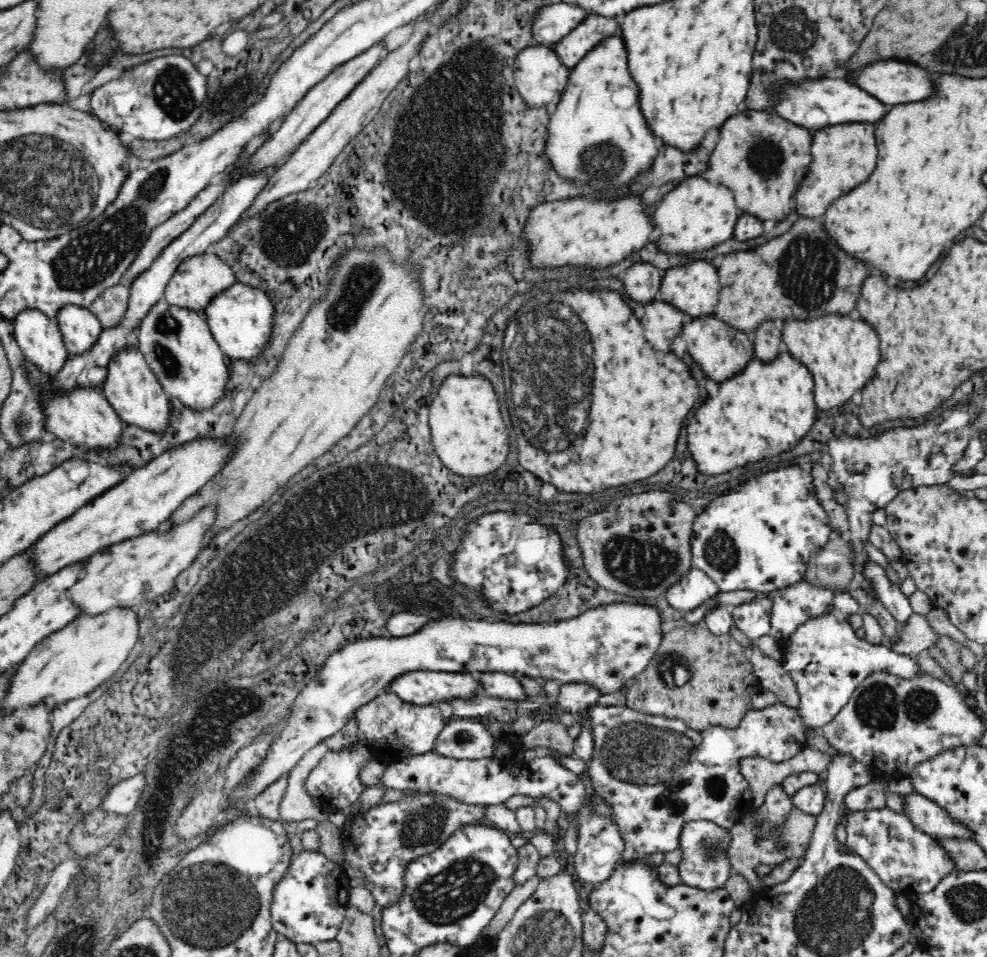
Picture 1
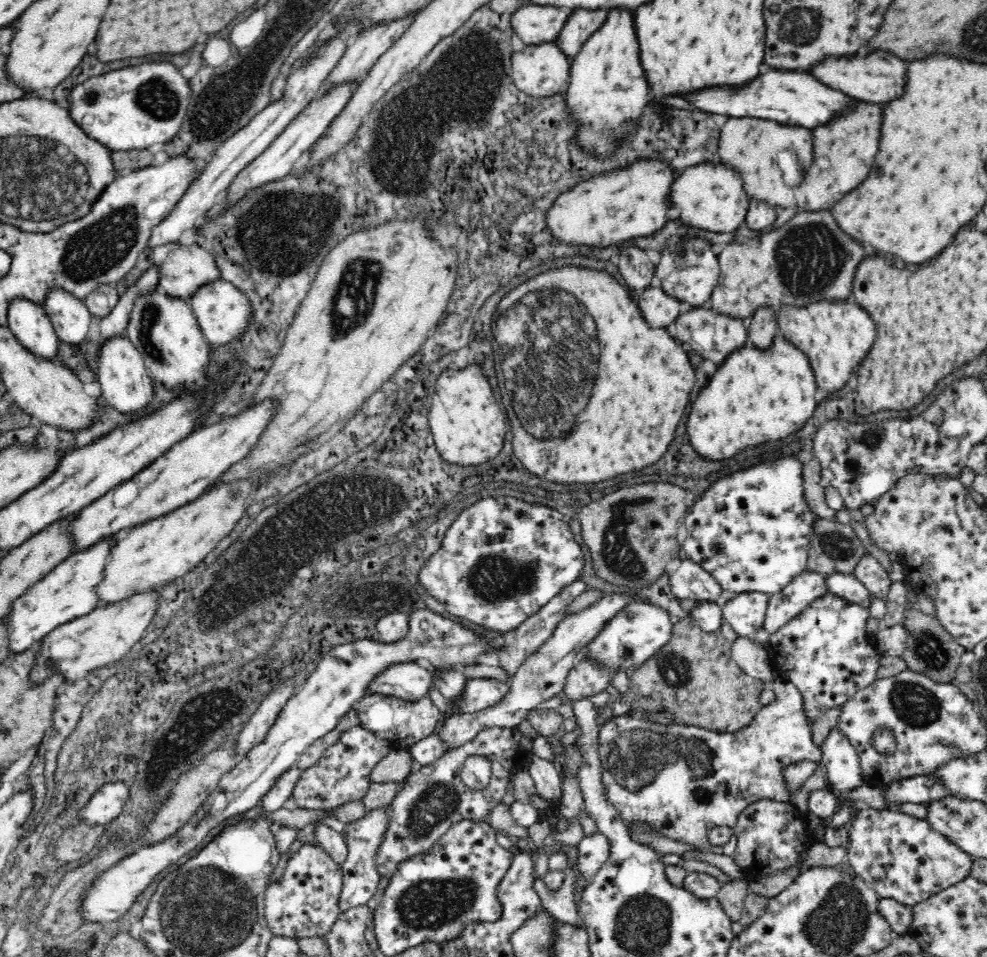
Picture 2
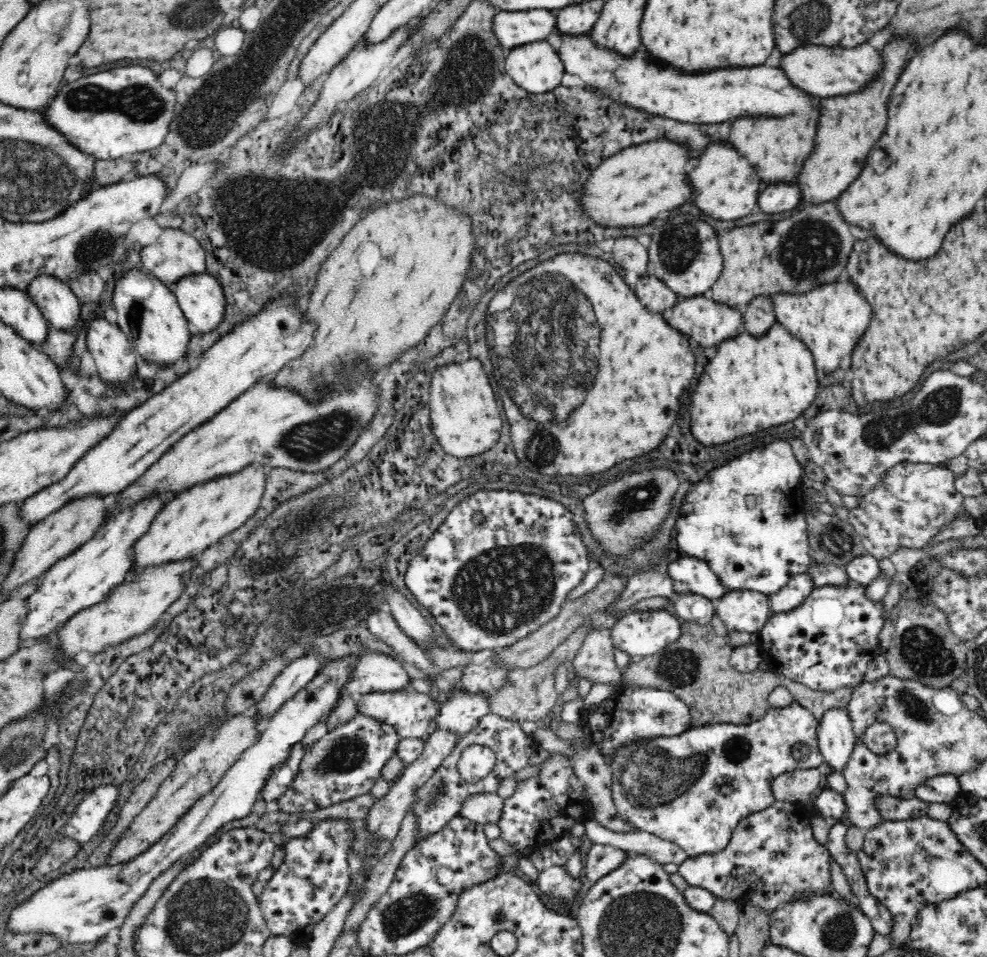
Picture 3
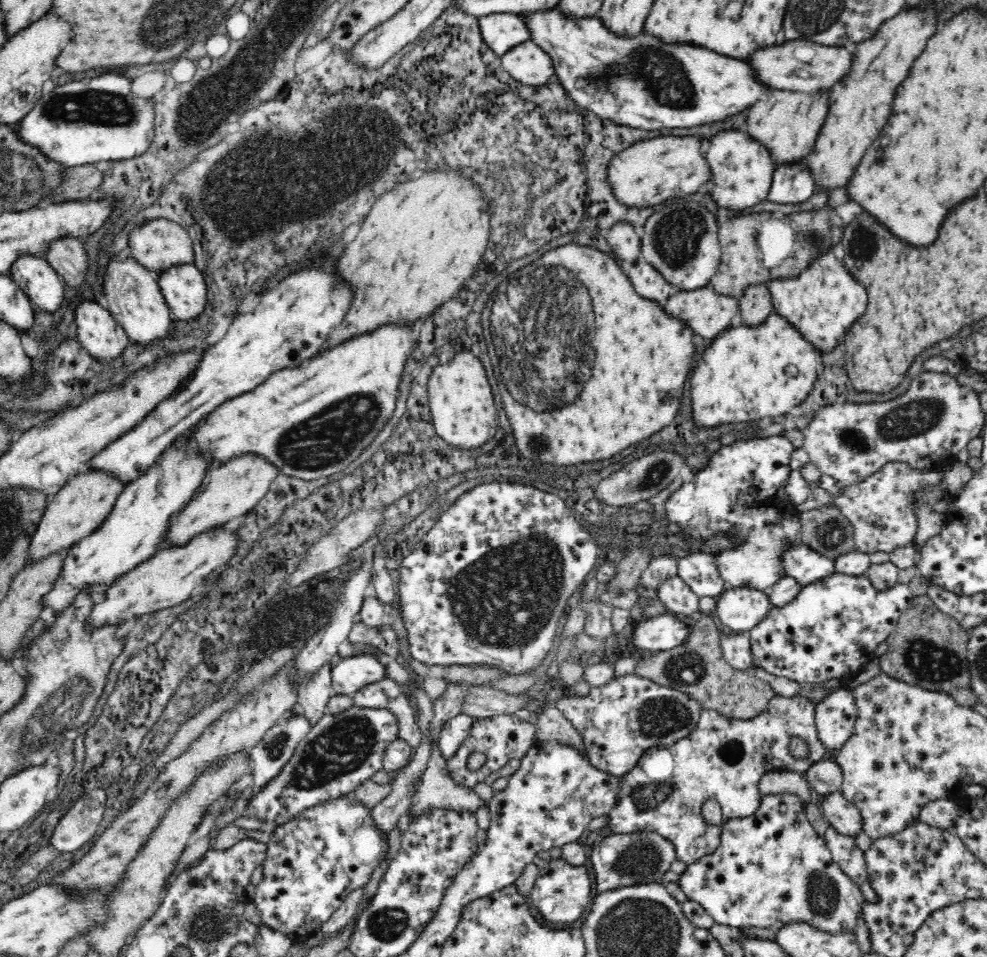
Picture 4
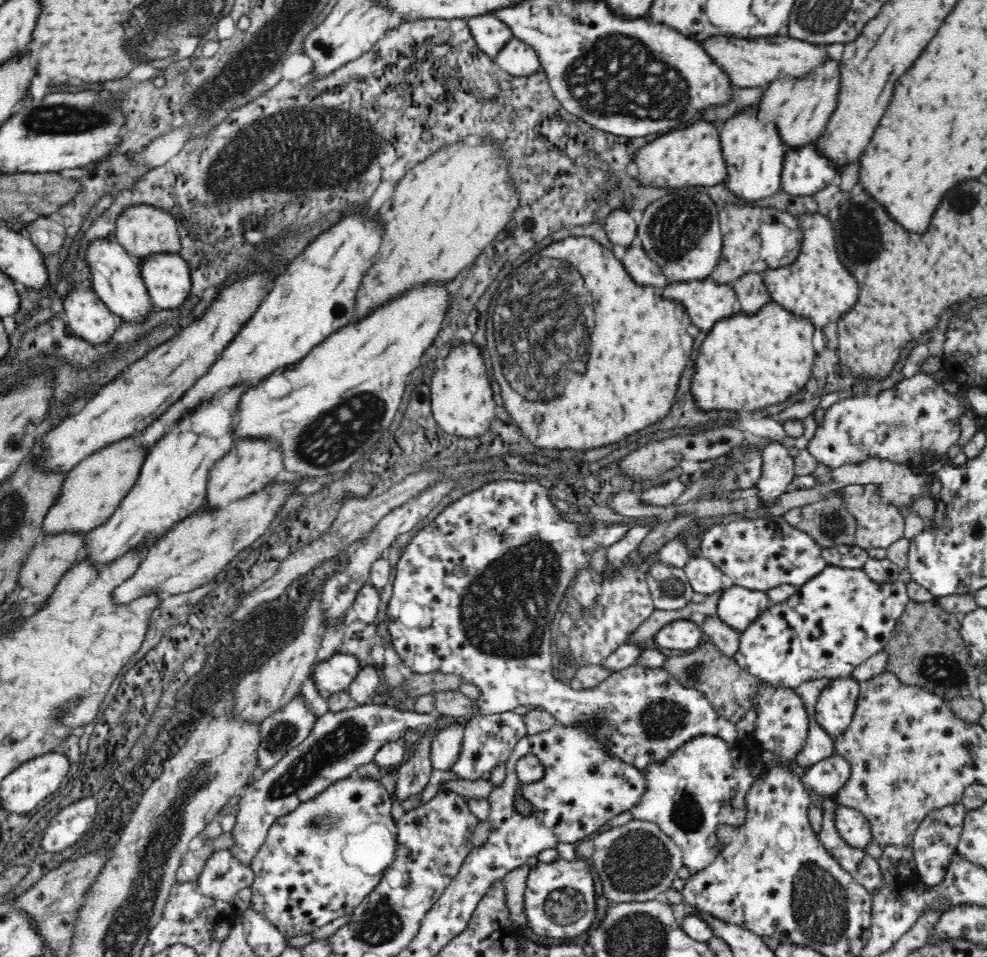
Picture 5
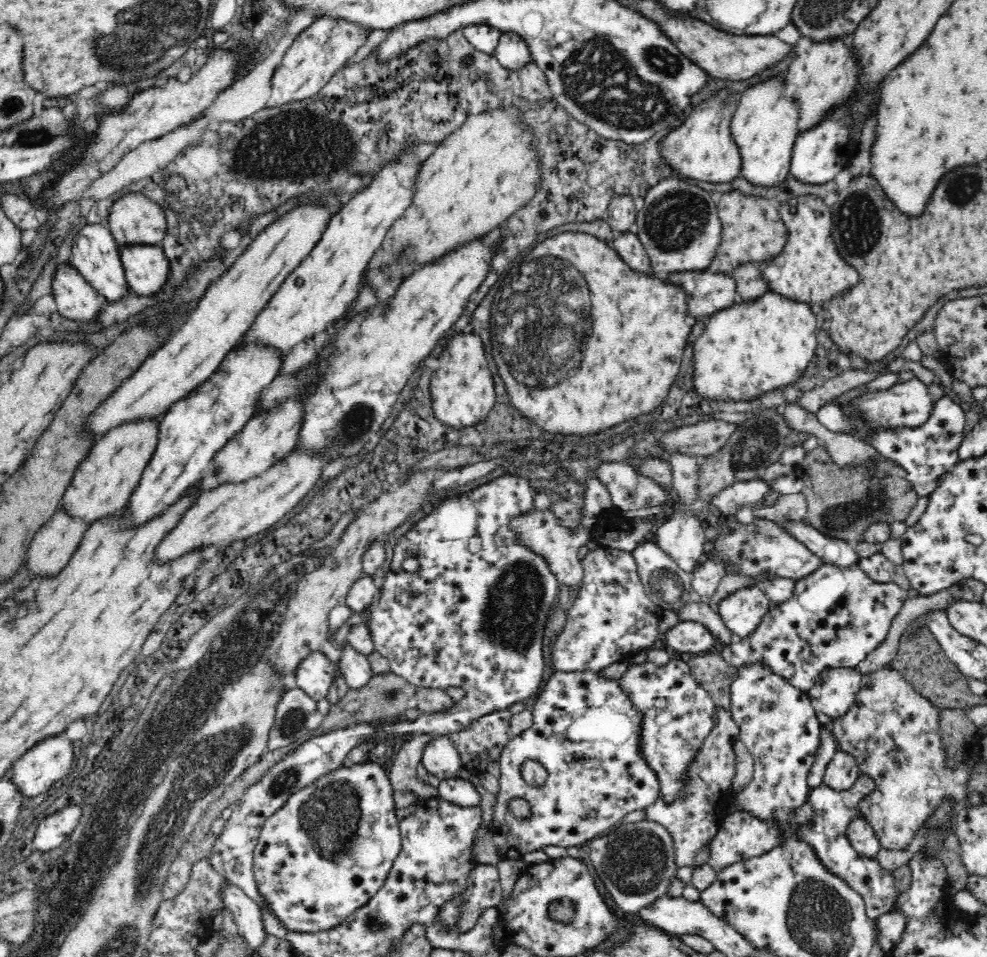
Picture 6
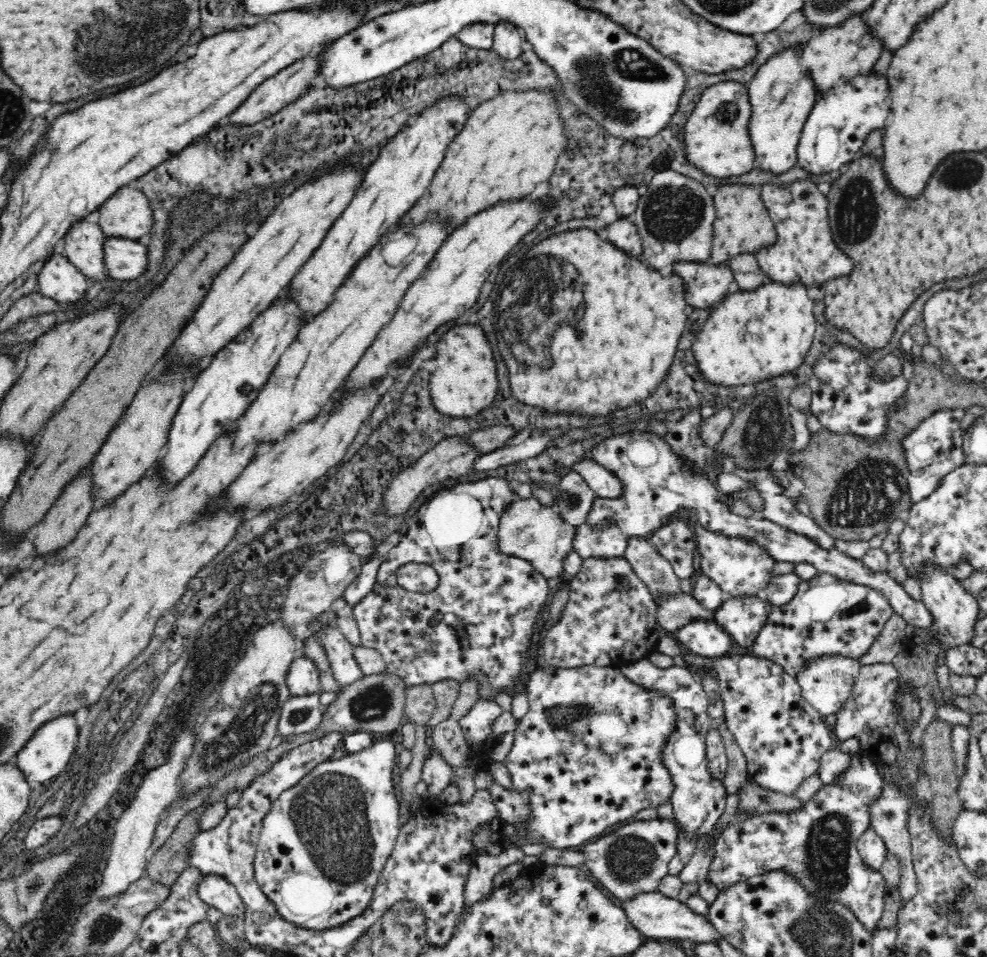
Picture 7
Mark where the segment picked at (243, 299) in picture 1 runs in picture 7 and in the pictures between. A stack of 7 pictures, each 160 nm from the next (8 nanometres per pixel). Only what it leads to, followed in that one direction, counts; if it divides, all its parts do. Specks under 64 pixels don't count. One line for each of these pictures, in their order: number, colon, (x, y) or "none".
2: (222, 312)
3: (200, 297)
4: (183, 287)
5: (167, 278)
6: (146, 268)
7: (124, 259)

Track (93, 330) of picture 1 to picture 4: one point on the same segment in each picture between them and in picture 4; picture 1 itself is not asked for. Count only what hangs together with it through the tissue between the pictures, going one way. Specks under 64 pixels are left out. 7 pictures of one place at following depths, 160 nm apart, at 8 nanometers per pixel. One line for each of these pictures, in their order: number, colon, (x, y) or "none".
2: (70, 317)
3: (55, 299)
4: (34, 275)

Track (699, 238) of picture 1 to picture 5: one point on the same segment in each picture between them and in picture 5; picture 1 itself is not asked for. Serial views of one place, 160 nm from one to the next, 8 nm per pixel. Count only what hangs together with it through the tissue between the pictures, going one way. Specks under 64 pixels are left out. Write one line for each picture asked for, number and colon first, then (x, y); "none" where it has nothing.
2: (713, 198)
3: (728, 187)
4: (742, 170)
5: (754, 150)

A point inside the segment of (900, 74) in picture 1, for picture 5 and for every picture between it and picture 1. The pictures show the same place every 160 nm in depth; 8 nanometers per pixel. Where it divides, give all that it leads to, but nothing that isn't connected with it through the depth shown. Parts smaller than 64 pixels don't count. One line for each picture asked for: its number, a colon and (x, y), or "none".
2: (878, 76)
3: (824, 71)
4: (801, 65)
5: (748, 63)

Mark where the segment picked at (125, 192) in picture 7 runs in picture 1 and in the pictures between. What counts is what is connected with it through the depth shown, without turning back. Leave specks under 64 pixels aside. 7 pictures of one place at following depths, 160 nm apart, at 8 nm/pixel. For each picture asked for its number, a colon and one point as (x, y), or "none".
1: (198, 278)
2: (187, 267)
3: (175, 254)
4: (157, 243)
5: (142, 230)
6: (133, 218)

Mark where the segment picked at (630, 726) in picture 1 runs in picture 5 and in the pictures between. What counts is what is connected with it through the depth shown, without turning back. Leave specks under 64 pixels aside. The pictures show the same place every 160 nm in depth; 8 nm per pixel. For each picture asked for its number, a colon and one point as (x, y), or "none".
2: (682, 780)
3: (692, 789)
4: (722, 758)
5: (704, 785)

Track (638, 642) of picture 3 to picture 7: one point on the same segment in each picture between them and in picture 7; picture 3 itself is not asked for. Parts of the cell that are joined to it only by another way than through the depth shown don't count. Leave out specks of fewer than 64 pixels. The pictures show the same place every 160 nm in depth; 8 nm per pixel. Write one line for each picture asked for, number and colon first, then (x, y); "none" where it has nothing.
4: (667, 632)
5: (684, 635)
6: (686, 638)
7: (706, 638)

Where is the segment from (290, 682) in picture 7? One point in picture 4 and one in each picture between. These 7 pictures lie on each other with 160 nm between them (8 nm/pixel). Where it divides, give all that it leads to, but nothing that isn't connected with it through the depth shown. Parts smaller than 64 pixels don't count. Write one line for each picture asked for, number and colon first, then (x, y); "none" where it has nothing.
4: (351, 674)
5: (332, 676)
6: (315, 674)

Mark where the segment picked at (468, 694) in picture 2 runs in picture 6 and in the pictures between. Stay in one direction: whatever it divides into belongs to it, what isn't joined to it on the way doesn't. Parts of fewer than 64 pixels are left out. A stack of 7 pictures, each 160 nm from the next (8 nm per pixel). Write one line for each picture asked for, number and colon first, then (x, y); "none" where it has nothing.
3: (461, 713)
4: (455, 731)
5: (445, 748)
6: (441, 759)

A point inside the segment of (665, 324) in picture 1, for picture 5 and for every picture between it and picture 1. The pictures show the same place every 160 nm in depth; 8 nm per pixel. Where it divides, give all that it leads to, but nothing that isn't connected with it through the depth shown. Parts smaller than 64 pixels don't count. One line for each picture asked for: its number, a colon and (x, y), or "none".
2: (660, 309)
3: (655, 295)
4: (648, 282)
5: (642, 268)

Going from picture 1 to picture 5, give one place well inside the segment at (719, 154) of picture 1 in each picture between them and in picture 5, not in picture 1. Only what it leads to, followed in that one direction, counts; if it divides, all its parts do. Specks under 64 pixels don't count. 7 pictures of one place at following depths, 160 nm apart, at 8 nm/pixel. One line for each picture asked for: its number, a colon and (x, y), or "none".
2: (771, 158)
3: (775, 146)
4: (788, 124)
5: (802, 110)

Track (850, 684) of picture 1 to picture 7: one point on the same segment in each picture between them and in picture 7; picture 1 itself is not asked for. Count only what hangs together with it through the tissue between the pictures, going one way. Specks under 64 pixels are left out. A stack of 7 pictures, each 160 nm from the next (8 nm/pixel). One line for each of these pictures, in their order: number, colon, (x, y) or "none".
2: (822, 651)
3: (819, 644)
4: (834, 625)
5: (840, 618)
6: (837, 615)
7: (826, 617)

